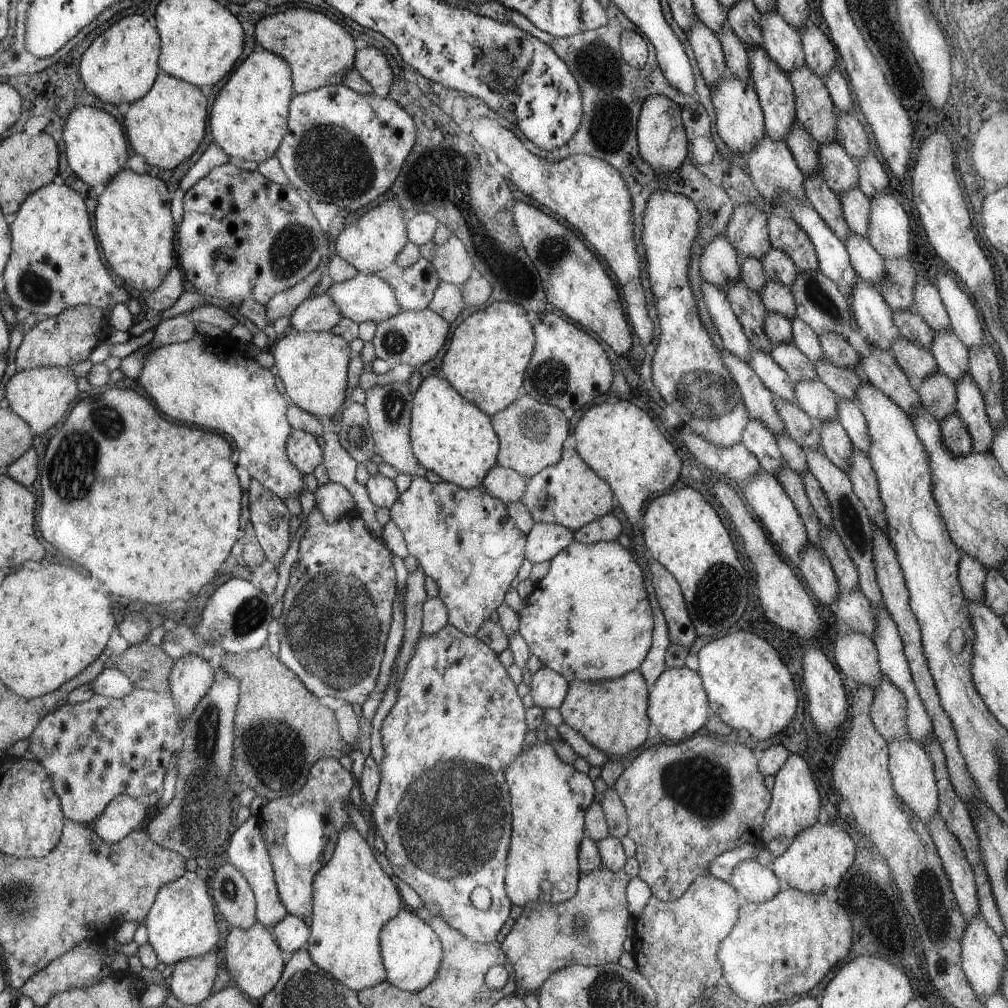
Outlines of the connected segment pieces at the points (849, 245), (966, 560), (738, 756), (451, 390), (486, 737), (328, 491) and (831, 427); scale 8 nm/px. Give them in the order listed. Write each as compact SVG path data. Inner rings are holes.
M848 232L844 244L856 275L864 282L878 287L884 278L884 259L872 248L867 238L862 238L854 232Z
M961 554L958 562L958 580L968 602L984 601L984 582L986 582L987 569L976 558Z
M722 734L713 735L696 735L689 737L686 742L681 741L678 744L657 744L644 750L640 756L634 758L634 761L630 763L630 766L620 774L616 784L614 784L614 790L620 796L622 804L624 804L627 818L629 821L629 830L627 836L635 843L635 858L639 863L638 877L650 888L653 896L656 896L658 900L663 902L671 902L677 900L688 890L688 886L699 878L705 876L708 872L708 866L710 862L724 854L724 852L739 848L744 844L757 844L760 845L760 832L762 832L762 826L764 826L764 816L768 811L771 802L771 793L765 786L765 777L760 774L757 768L757 760L754 757L753 751L745 744L740 742L733 742Z
M442 375L426 377L416 390L412 411L411 447L427 470L456 486L480 486L486 473L496 465L499 438L491 417L468 402Z
M451 624L443 626L433 635L426 633L420 635L397 692L396 703L381 725L381 741L384 748L384 758L379 765L381 783L373 805L367 807L369 820L374 825L376 832L382 834L382 838L385 840L385 855L392 864L395 877L404 880L408 886L411 886L420 896L426 908L436 904L440 908L440 918L445 920L450 928L461 932L471 941L482 944L491 943L496 941L496 934L500 932L500 928L504 926L508 917L516 912L505 889L505 872L511 841L511 794L505 779L505 770L526 748L524 736L528 732L525 719L527 708L522 704L522 699L516 691L516 685L508 675L503 658L497 655L487 644L478 640L478 637L466 636ZM478 886L484 886L486 890L490 891L491 906L487 911L478 910L470 901L471 892L474 892L474 888L478 888Z
M332 481L319 486L313 491L315 508L323 513L324 520L336 522L354 510L355 504L352 495L341 484Z
M837 418L821 423L820 440L818 440L821 452L828 456L828 460L832 460L832 464L836 464L840 470L848 473L853 445L846 430Z

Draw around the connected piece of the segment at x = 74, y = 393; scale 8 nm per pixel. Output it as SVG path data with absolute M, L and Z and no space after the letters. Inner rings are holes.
M39 367L18 371L5 387L5 398L10 403L9 409L18 414L34 429L36 435L46 432L58 424L74 406L78 398L78 382L72 368Z

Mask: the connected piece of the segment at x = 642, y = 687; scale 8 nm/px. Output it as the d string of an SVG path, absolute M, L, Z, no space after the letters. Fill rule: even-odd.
M638 669L613 680L572 680L558 710L564 723L579 732L606 756L626 756L641 748L648 738L648 728L651 724L647 714L650 688Z

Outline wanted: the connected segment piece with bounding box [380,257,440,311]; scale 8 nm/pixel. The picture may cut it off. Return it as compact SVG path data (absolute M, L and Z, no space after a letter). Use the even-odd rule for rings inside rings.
M424 257L394 278L389 278L387 271L380 276L394 289L395 297L404 311L428 309L440 282L436 269Z

